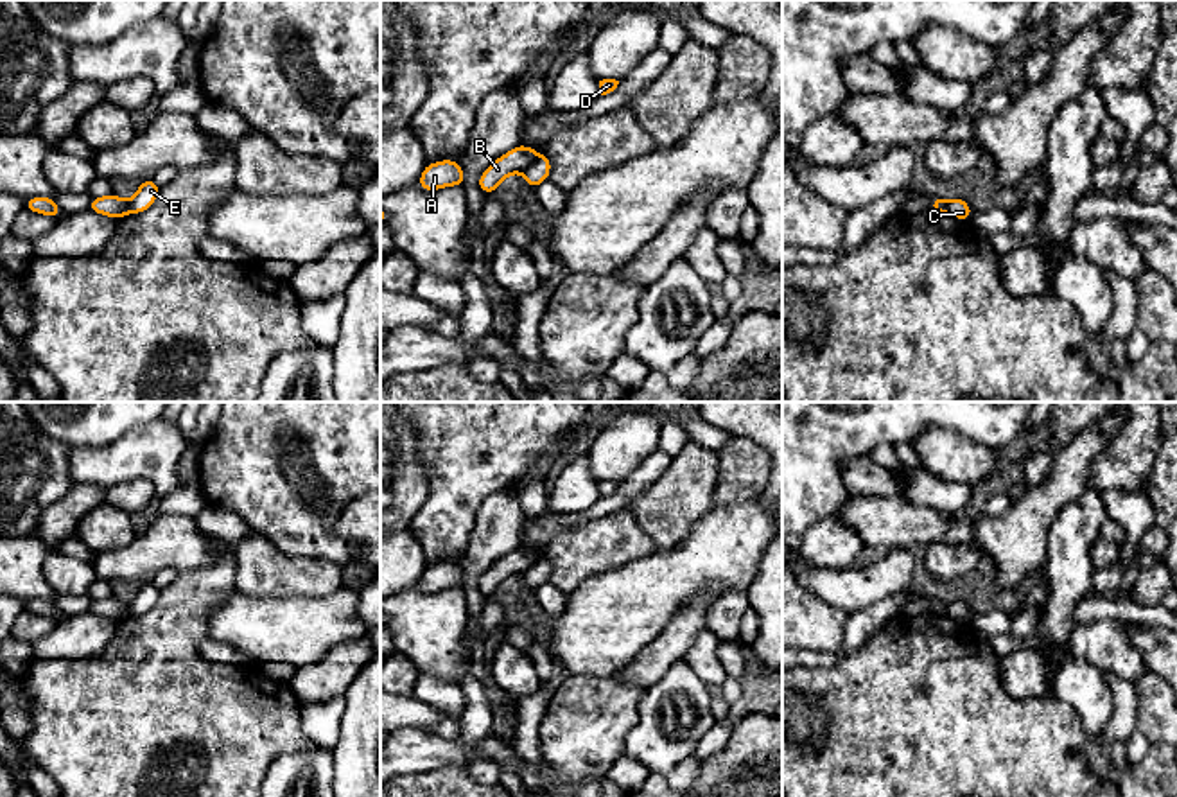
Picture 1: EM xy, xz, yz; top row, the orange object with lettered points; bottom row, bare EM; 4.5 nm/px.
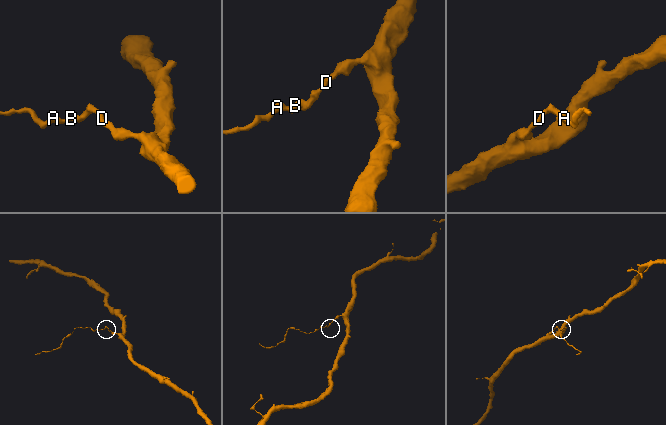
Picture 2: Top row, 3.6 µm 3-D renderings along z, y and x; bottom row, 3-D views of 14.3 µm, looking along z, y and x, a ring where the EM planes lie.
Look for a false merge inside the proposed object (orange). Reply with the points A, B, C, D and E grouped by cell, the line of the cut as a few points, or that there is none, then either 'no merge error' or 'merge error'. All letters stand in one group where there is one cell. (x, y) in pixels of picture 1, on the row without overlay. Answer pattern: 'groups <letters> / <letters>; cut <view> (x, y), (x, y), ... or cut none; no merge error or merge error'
groups A B / C D E; cut xz (539, 557), (523, 575); merge error

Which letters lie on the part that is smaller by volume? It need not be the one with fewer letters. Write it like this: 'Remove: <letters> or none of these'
Remove: A, B

